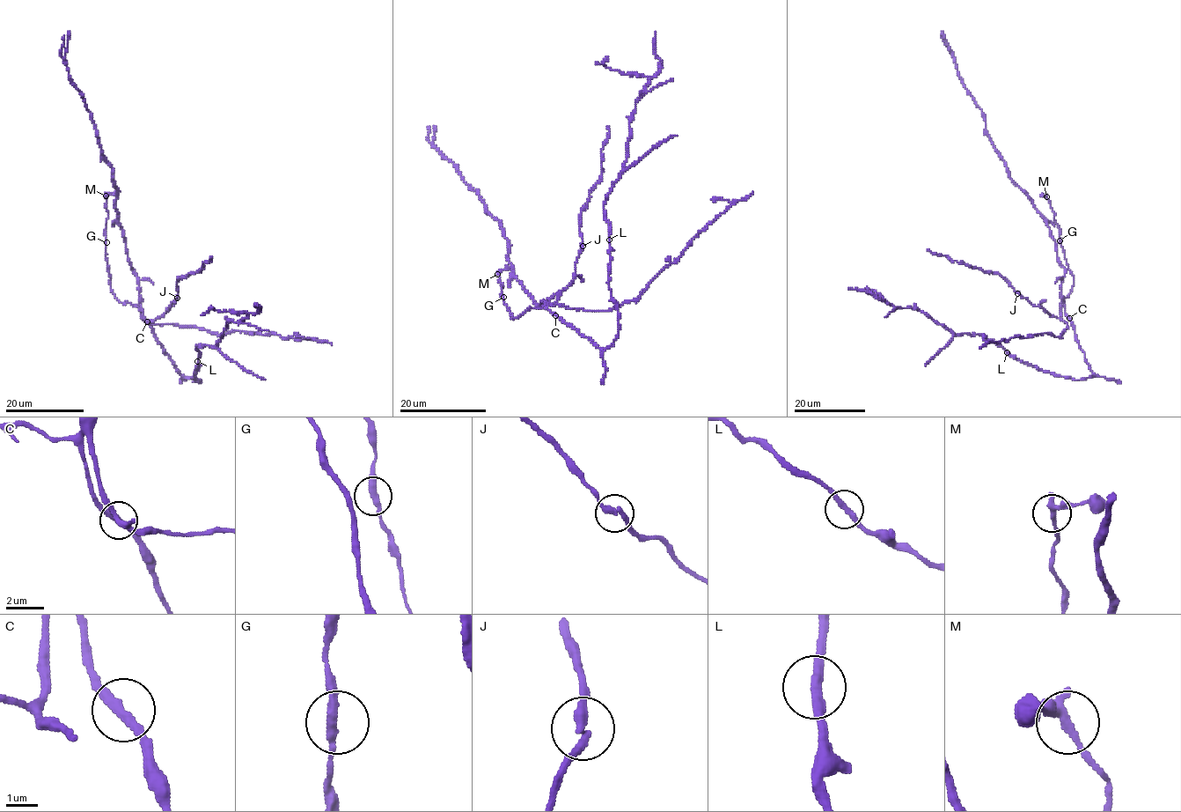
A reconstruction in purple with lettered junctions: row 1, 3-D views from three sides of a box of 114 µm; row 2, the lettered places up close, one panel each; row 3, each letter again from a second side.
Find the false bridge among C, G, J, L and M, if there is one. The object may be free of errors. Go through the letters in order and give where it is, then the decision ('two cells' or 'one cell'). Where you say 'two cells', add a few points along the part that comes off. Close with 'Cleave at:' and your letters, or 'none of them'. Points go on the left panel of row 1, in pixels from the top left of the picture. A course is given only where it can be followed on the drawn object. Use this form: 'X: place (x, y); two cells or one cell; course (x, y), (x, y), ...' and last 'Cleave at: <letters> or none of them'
C: place (147, 321); one cell
G: place (106, 242); one cell
J: place (177, 298); one cell
L: place (197, 361); one cell
M: place (106, 195); one cell
Cleave at: none of them

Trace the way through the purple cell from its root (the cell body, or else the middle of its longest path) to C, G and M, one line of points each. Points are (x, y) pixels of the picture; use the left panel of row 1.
C: (155, 337), (154, 329), (147, 321)
G: (155, 337), (154, 329), (142, 317), (140, 309), (136, 305), (121, 302), (112, 291), (105, 251), (106, 242)
M: (155, 337), (154, 329), (142, 317), (140, 309), (121, 302), (110, 287), (105, 251), (106, 195)

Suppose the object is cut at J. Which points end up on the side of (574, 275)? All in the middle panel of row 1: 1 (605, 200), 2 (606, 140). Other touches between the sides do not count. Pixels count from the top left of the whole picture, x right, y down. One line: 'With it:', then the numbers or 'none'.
With it: 1

